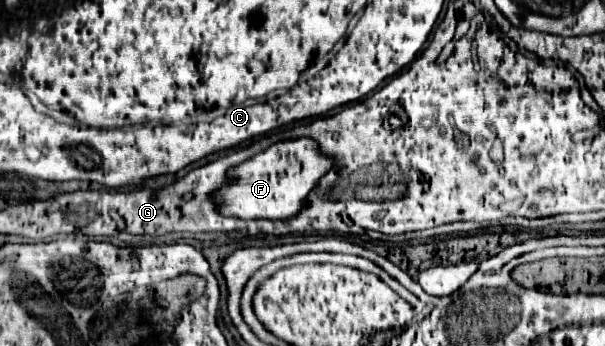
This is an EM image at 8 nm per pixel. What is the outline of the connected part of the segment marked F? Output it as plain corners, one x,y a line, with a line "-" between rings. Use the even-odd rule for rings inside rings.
312,138
282,140
242,164
228,168
226,184
212,194
212,200
222,216
240,220
288,220
308,206
308,194
334,166
336,160
322,154
318,142
312,142

